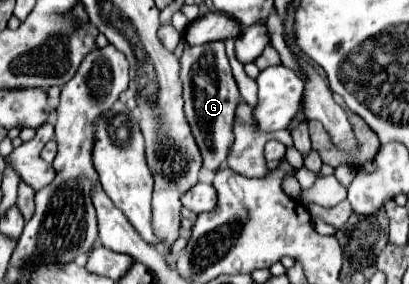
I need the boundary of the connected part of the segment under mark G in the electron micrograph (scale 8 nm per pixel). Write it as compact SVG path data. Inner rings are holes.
M221 41L191 45L185 43L181 63L181 81L183 81L183 101L185 101L185 117L191 125L191 133L199 145L203 167L209 171L219 171L225 165L227 153L231 151L231 141L235 139L231 133L231 125L235 121L235 105L239 105L241 95L237 83L231 75L231 67L225 55L225 45Z

